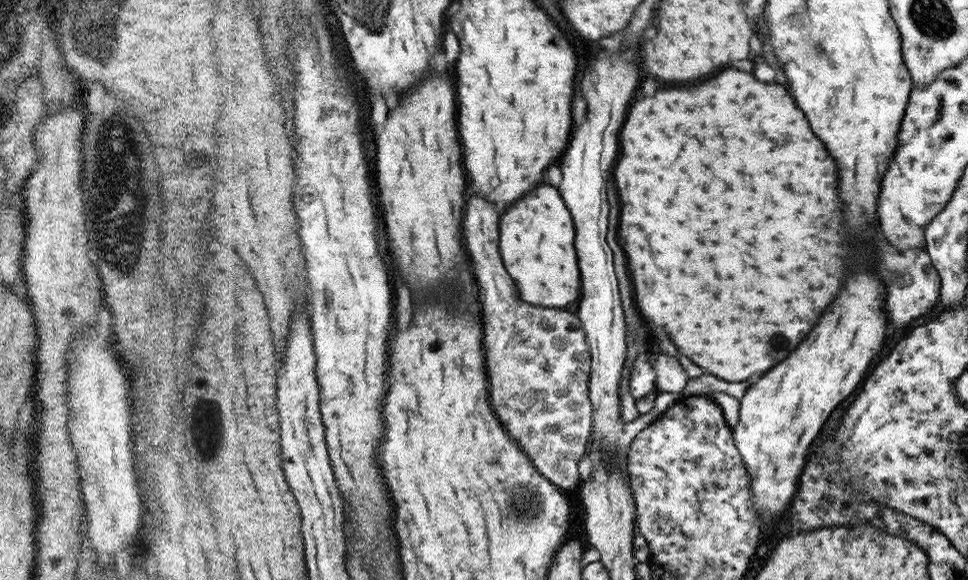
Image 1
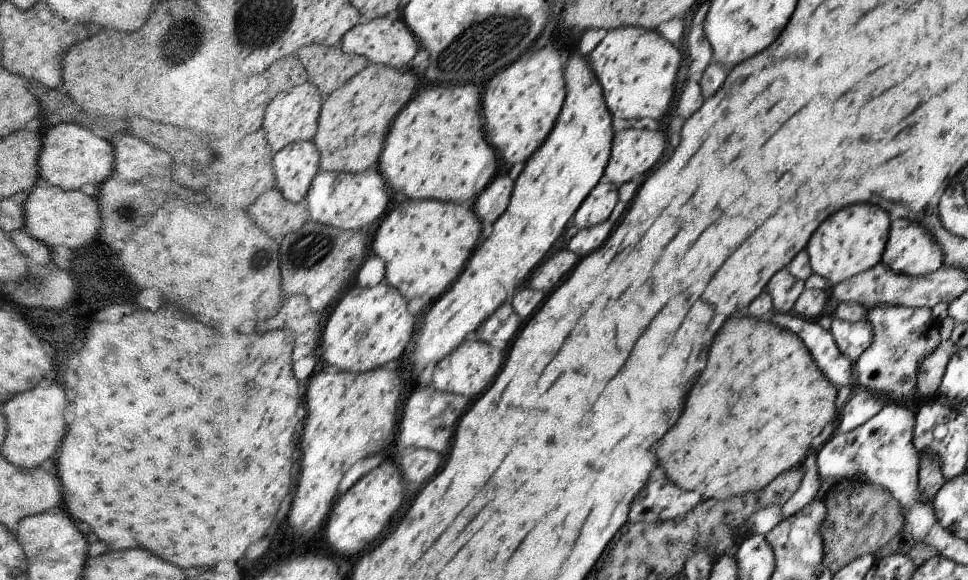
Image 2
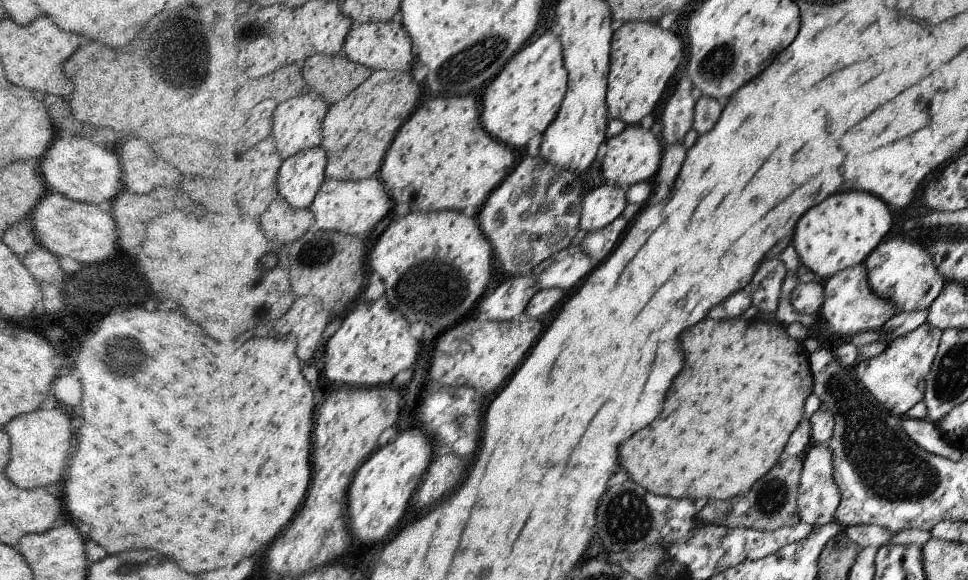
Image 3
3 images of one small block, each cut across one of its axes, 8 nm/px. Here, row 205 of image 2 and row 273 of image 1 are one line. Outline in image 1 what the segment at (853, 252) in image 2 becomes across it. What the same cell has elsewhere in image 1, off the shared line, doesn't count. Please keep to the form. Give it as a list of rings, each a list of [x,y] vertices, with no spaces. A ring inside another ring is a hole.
[[[860,266],[860,270],[856,270],[856,278],[848,282],[844,298],[840,298],[840,302],[836,302],[836,306],[828,310],[824,322],[820,322],[820,326],[812,330],[812,338],[808,338],[808,342],[804,342],[804,346],[800,346],[800,350],[796,350],[796,354],[788,358],[788,362],[780,362],[780,366],[776,366],[772,374],[764,374],[758,382],[751,384],[740,401],[739,420],[734,430],[736,448],[740,454],[744,454],[743,461],[751,478],[752,502],[764,524],[776,524],[778,518],[790,508],[794,494],[798,493],[810,444],[816,440],[834,408],[852,394],[852,388],[862,382],[872,356],[880,352],[886,332],[882,294],[884,286],[878,276]]]

